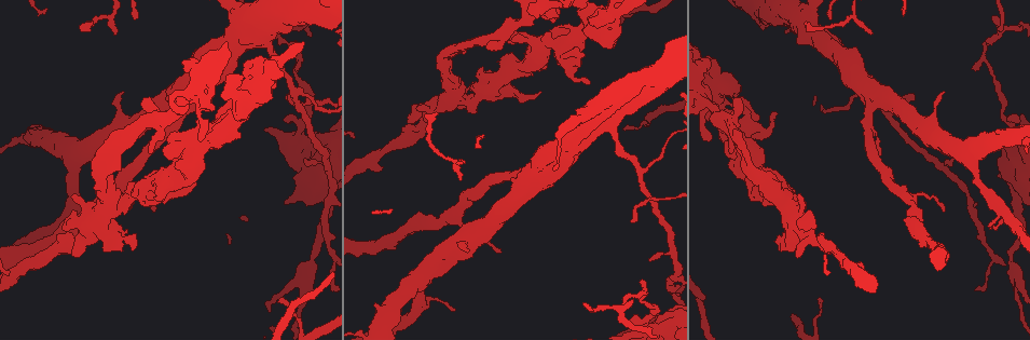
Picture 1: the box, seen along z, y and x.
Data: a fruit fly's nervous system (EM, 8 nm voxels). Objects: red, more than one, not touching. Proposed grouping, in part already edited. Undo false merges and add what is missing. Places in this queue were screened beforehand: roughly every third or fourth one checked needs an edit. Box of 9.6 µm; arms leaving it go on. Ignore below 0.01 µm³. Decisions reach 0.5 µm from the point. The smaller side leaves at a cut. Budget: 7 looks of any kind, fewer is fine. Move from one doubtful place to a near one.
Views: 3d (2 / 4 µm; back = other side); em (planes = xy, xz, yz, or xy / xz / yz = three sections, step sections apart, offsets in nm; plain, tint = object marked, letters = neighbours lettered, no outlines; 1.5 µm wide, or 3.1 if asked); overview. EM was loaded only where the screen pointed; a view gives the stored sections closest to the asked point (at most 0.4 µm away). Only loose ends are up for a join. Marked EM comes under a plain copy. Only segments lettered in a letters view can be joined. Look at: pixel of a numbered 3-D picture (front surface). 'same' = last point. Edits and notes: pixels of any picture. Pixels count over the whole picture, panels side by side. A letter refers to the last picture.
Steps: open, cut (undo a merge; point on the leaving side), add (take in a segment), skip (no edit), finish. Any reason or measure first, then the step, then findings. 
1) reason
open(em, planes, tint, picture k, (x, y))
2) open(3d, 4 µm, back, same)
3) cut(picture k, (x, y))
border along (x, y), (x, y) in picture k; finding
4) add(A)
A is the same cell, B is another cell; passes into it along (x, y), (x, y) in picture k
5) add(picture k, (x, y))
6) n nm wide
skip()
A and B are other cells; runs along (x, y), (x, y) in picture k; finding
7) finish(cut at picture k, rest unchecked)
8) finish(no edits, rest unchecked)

open(3d, 2 µm, picture 1, (640, 293))

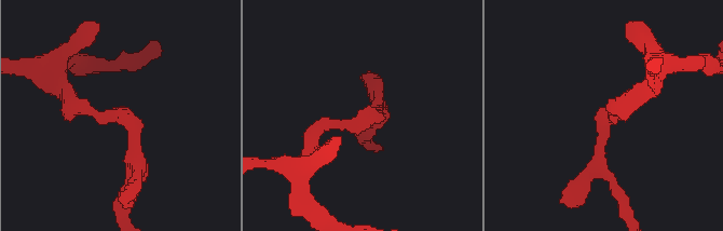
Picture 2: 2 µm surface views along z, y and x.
shape alone is not enough
open(em, planes, letters, picture 2, (607, 119))

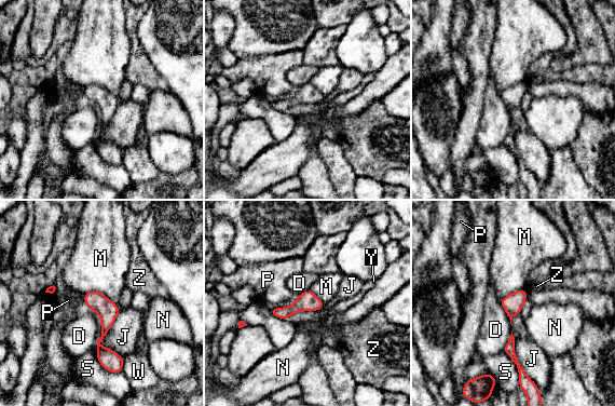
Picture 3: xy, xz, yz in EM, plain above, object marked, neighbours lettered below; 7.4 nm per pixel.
skip()
D, J, M, N, P, S, W, Y and Z are other cells; border along (85, 292), (103, 293), (119, 310) in picture 3; all the same cell

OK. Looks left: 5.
branch point
open(em, xy, step 8, letters, picture 1, (970, 164))

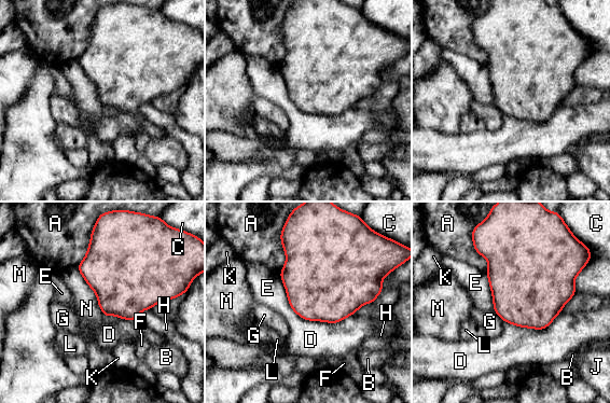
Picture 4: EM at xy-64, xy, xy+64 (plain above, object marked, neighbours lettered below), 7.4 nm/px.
340 nm wide
skip()
A, B, C, D, E, F, G, H, J, K, L, M and N are other cells; one cell here

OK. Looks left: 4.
open(3d, 4 µm, picture 1, (879, 154))

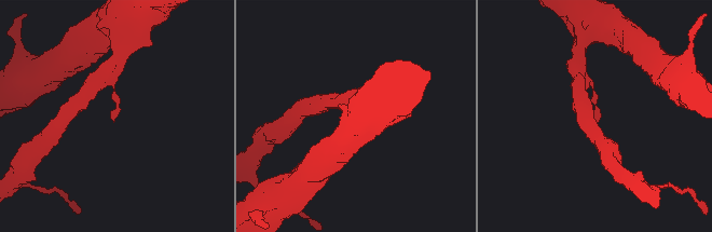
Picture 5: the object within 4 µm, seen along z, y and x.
open(em, planes, letters, picture 5, (600, 119))

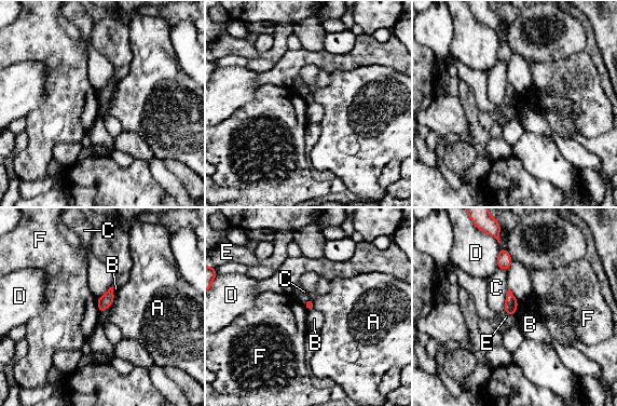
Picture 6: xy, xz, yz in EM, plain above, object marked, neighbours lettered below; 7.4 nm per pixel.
skip()
A, B, C, D, E and F are other cells; border along (110, 305), (100, 314) in picture 6; none of them fits

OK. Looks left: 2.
finish(no edits, rest unchecked)

